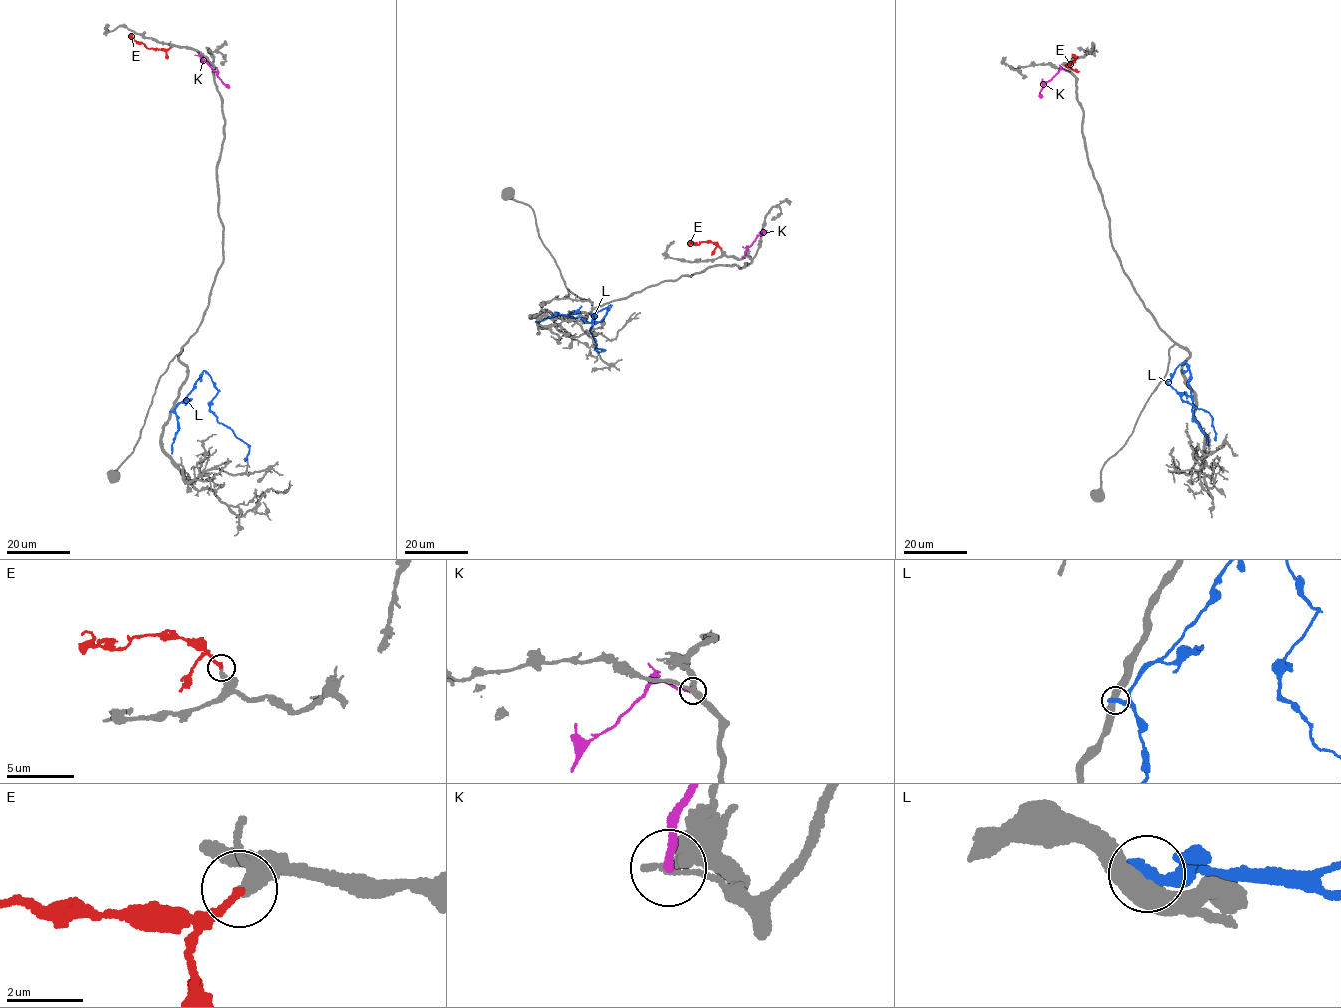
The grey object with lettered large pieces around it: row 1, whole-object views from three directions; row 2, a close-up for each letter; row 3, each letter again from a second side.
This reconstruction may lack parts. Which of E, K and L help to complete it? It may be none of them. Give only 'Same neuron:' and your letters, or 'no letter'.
Same neuron: E

